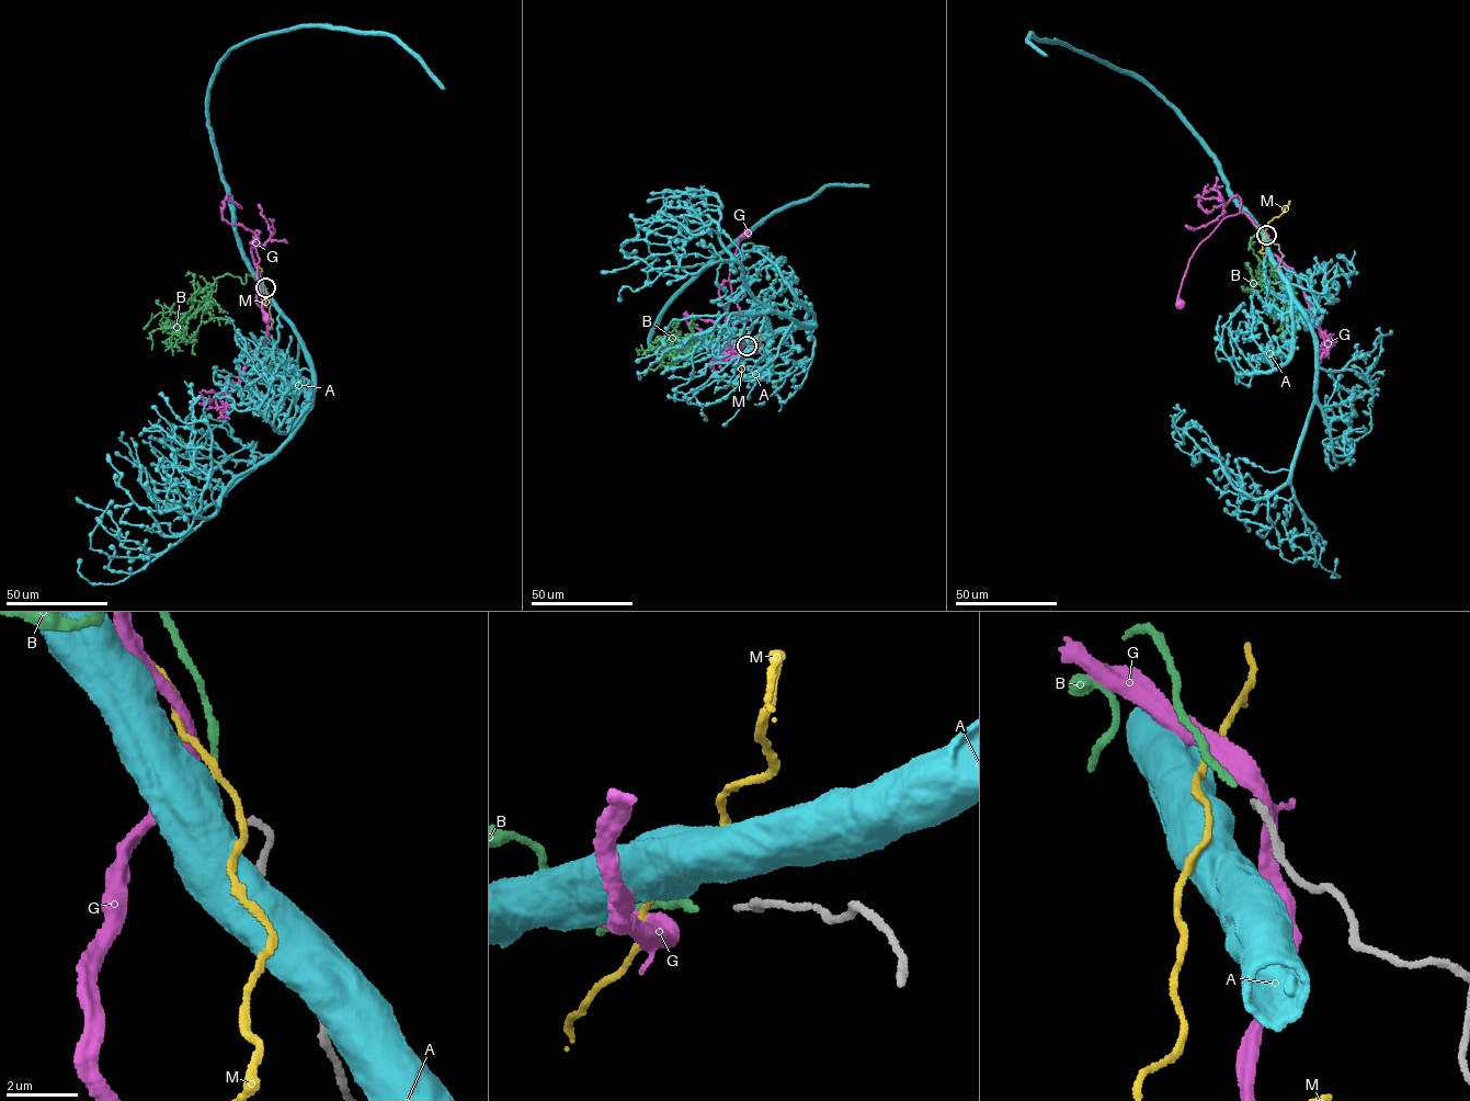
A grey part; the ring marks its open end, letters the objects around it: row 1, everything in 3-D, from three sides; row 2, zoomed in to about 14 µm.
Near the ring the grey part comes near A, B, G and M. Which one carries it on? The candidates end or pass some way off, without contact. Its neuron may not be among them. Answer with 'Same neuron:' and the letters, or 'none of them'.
Same neuron: B

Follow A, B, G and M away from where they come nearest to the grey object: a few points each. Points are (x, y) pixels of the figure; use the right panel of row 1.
A: (1265, 236), (1227, 189), (1216, 155), (1144, 81), (1033, 33), (1027, 41), (1046, 54)
B: (1265, 234), (1256, 227), (1249, 249), (1254, 242), (1249, 247), (1260, 262), (1262, 283), (1291, 337)
G: (1267, 235), (1244, 213), (1226, 216), (1189, 260), (1178, 298), (1180, 304)
M: (1264, 235), (1267, 223), (1284, 211), (1290, 201)

